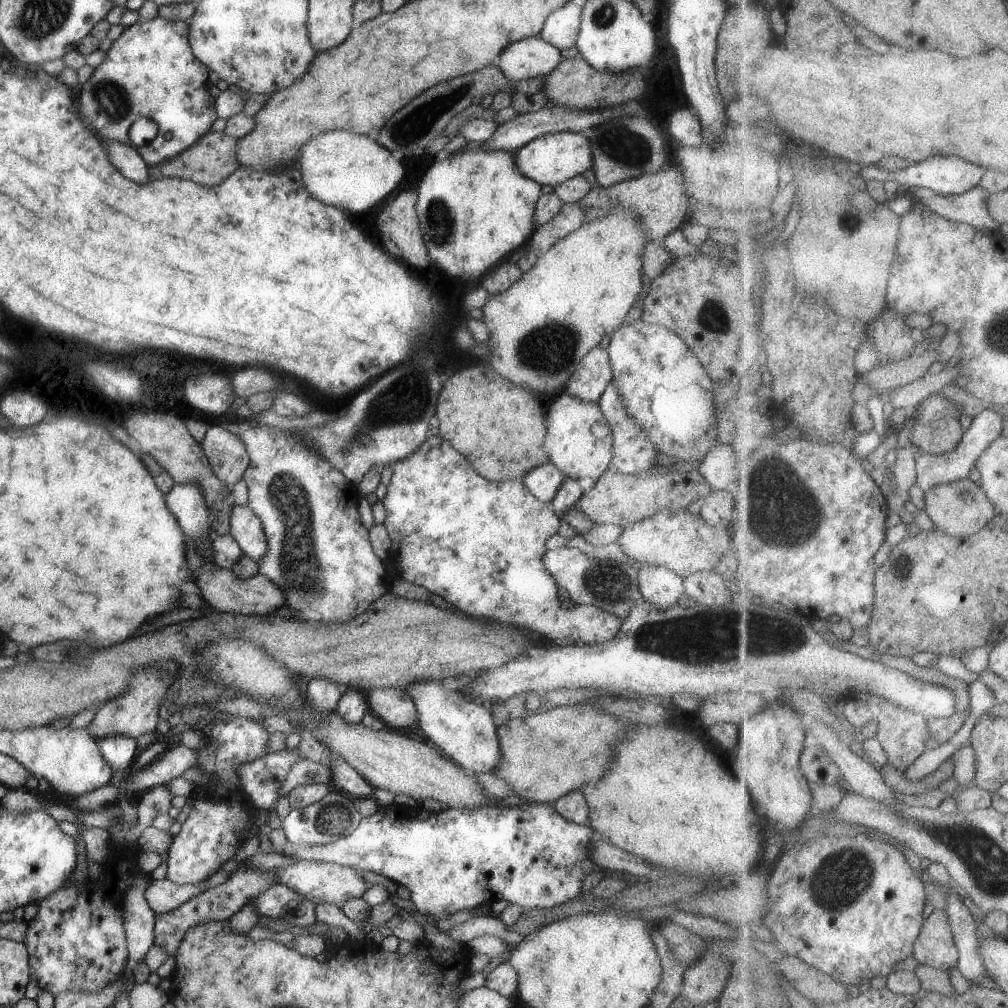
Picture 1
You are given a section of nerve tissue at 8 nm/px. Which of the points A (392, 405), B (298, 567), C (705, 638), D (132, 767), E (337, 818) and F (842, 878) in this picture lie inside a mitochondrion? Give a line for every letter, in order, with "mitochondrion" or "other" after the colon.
A: mitochondrion
B: mitochondrion
C: mitochondrion
D: other
E: mitochondrion
F: mitochondrion

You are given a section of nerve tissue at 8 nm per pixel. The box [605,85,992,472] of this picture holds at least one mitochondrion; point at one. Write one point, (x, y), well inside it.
(712, 317)

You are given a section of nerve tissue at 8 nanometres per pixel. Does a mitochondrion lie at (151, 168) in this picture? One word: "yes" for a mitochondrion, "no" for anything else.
no

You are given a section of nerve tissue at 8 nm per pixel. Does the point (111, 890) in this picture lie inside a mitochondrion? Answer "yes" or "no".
no

